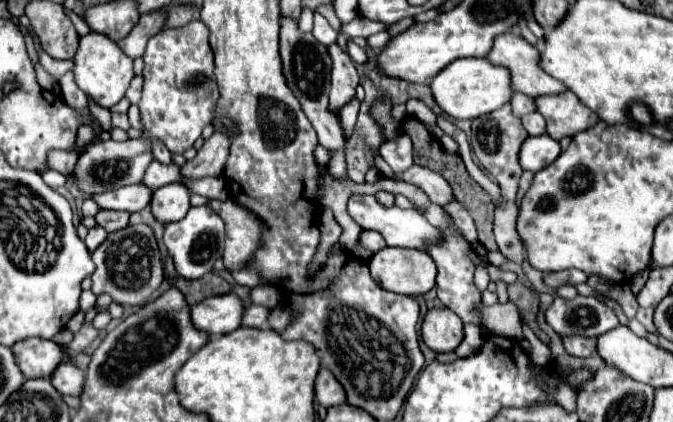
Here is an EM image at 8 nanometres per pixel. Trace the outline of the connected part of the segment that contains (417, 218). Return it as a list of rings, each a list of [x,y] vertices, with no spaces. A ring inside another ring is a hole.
[[[352,195],[348,199],[348,213],[350,217],[362,227],[362,229],[374,229],[378,231],[386,243],[390,247],[412,247],[412,249],[420,249],[420,251],[428,251],[430,245],[440,245],[442,237],[436,231],[436,227],[432,227],[424,215],[420,215],[418,211],[410,211],[410,209],[398,209],[398,207],[384,207],[376,201],[374,195]]]

